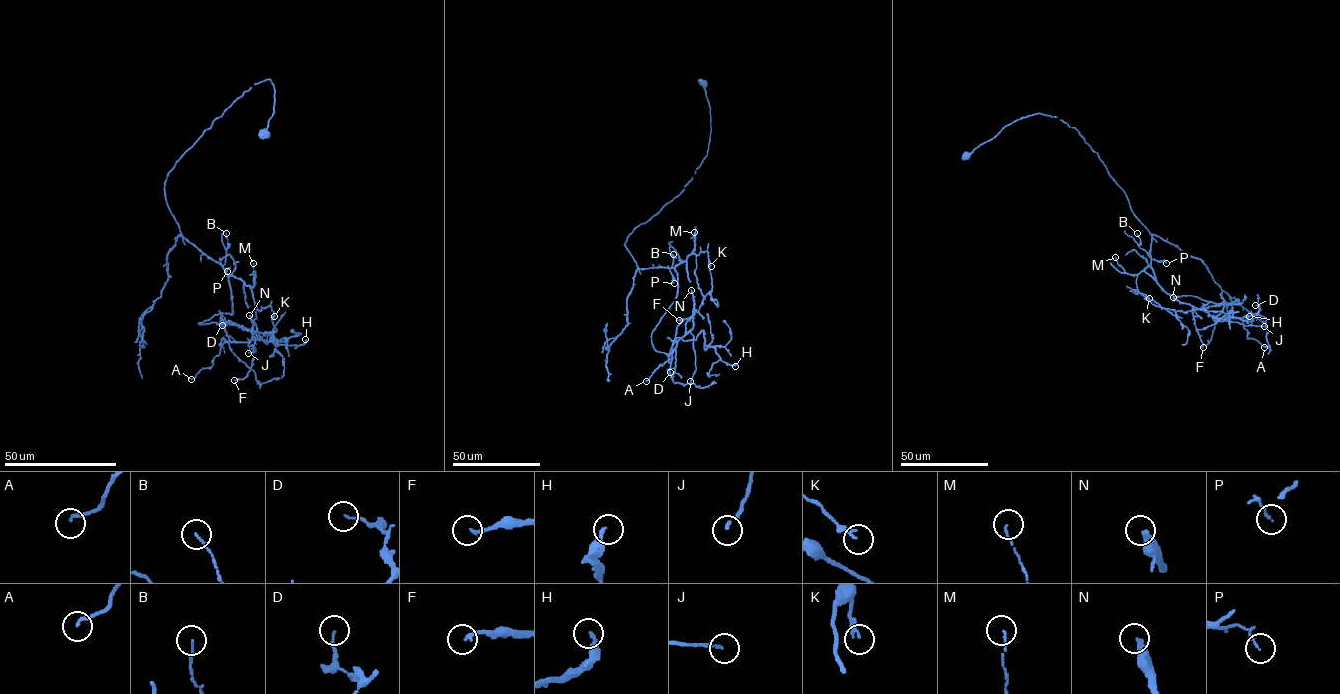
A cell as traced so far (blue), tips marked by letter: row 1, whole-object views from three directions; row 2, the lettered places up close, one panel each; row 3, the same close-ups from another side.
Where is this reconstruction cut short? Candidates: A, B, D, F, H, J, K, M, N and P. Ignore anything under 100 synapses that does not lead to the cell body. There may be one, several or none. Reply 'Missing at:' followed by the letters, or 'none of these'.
Missing at: none of these

